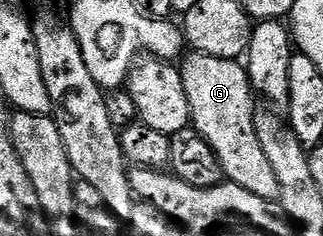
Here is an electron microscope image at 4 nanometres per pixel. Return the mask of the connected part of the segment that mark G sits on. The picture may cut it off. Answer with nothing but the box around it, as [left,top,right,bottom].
[179,52,279,201]

